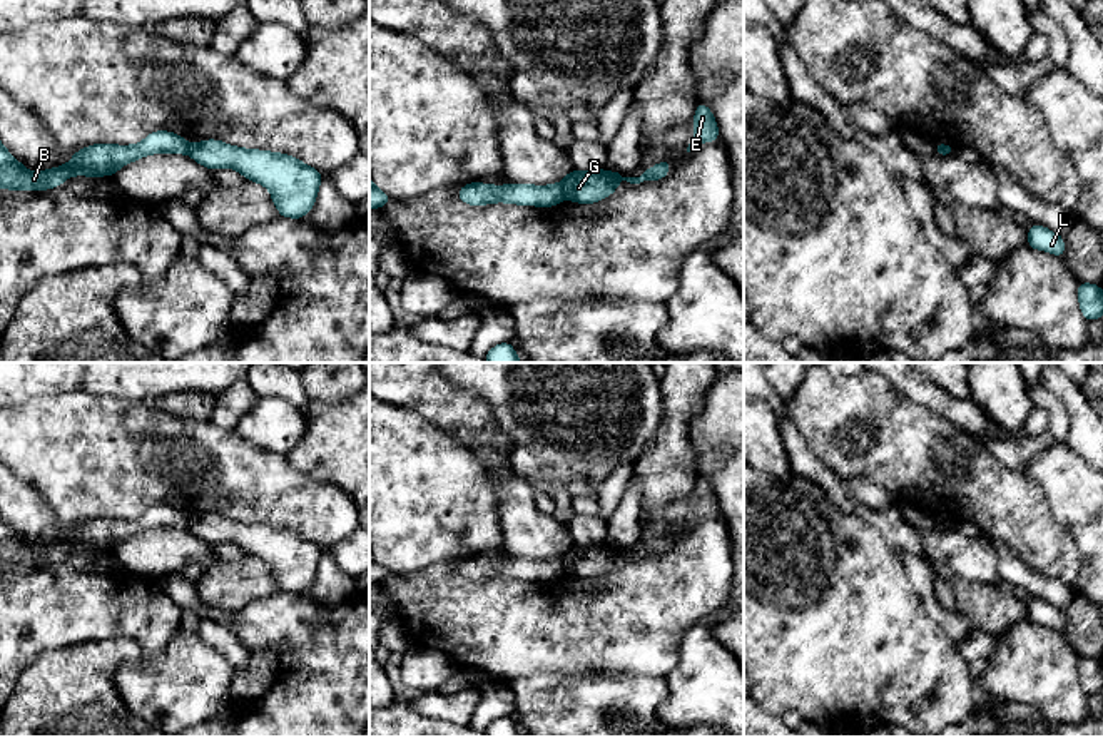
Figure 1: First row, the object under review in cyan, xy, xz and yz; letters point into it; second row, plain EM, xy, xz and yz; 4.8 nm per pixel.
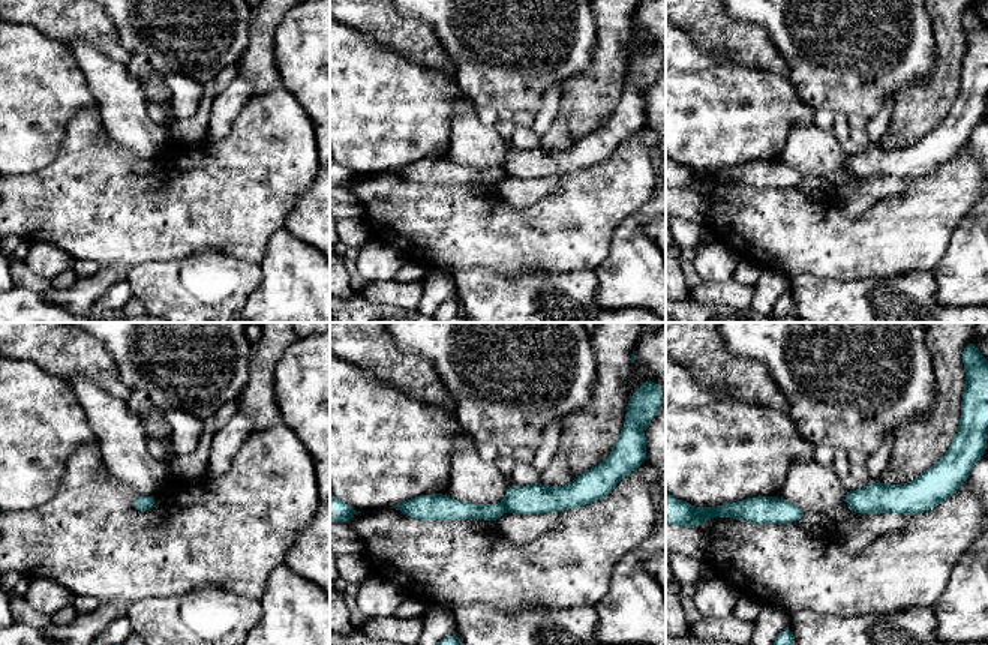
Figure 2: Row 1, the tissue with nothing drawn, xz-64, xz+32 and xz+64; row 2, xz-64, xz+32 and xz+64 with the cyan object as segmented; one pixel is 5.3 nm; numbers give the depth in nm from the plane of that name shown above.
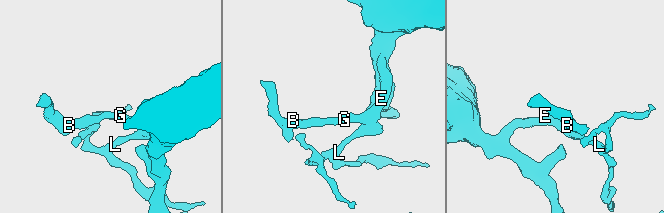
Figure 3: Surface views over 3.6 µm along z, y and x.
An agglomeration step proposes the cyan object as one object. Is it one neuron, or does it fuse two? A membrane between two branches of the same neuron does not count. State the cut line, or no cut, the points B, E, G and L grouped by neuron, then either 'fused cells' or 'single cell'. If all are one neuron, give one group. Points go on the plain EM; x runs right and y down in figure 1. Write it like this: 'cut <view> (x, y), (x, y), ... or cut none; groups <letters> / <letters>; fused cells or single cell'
cut xz (560, 559), (565, 570); groups B / E G L; fused cells

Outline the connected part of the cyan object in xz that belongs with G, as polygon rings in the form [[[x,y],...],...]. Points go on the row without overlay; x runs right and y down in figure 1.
[[[663,535],[650,543],[647,543],[640,551],[625,551],[620,546],[602,545],[572,545],[562,555],[562,562],[565,565],[565,572],[578,577],[578,578],[593,578],[613,568],[617,565],[617,558],[620,555],[627,555],[630,558],[640,558],[643,555],[658,555],[667,550],[672,536]]]

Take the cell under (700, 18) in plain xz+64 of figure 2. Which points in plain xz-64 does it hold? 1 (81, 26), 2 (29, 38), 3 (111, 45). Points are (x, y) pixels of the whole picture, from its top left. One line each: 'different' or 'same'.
1: same
2: different
3: same

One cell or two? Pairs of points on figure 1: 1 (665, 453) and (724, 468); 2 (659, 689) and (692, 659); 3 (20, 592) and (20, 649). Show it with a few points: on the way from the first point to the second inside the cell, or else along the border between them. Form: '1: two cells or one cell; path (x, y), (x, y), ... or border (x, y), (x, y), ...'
1: two cells; border (691, 423), (691, 442), (699, 475)
2: two cells; border (665, 677), (667, 699), (659, 707), (657, 719)
3: one cell; path (20, 605), (17, 635)

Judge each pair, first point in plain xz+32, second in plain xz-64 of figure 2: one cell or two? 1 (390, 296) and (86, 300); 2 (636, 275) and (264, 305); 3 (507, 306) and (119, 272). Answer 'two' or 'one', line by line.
1: one
2: one
3: two

